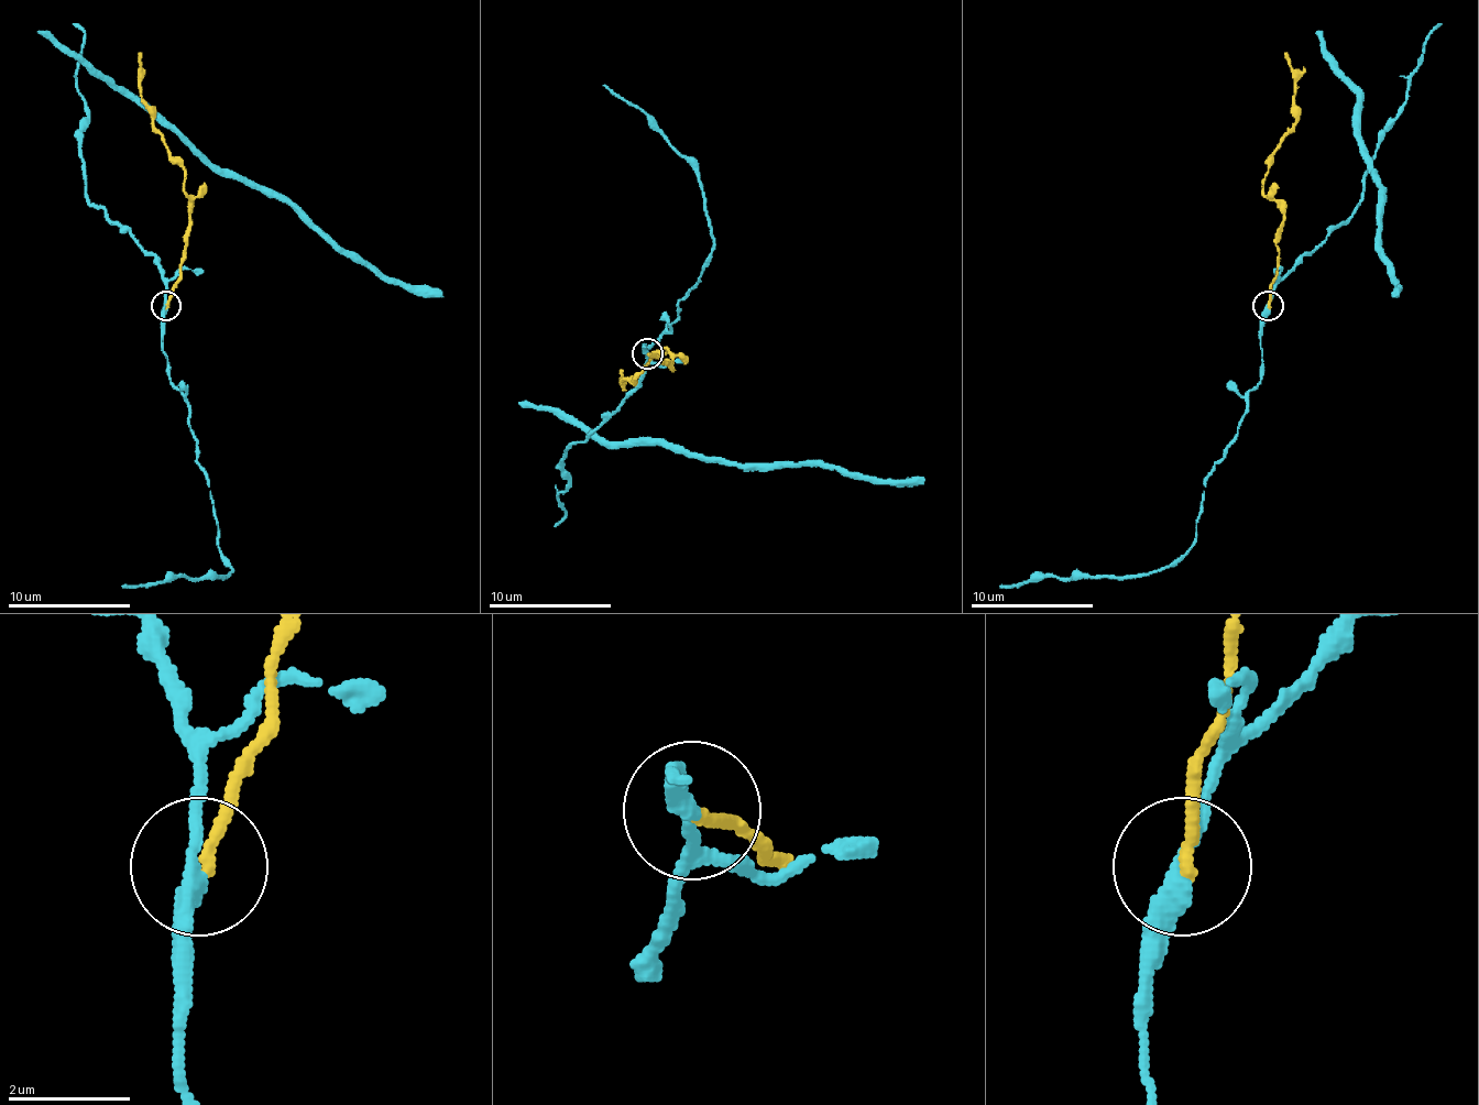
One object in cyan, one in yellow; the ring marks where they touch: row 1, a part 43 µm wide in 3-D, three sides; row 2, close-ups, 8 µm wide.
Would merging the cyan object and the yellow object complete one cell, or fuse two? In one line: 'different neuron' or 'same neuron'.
different neuron

